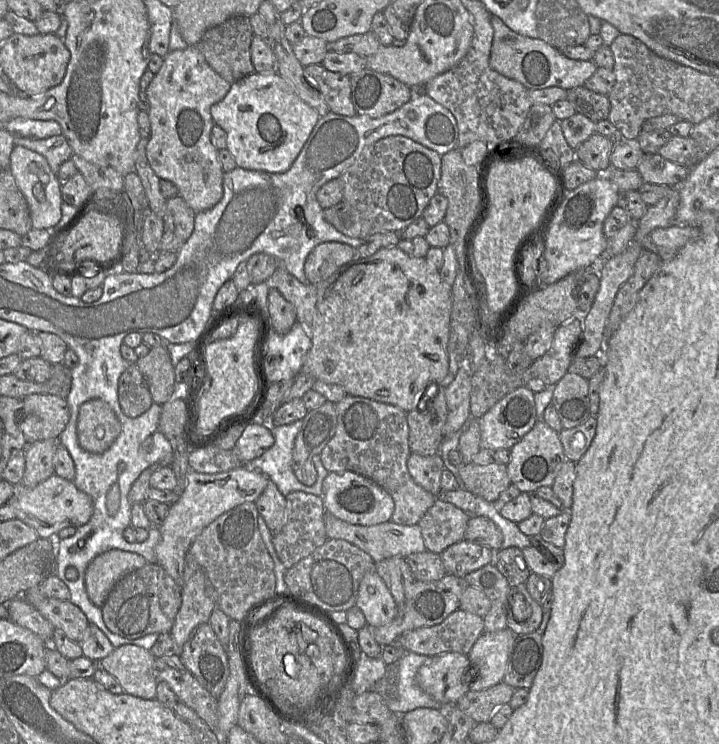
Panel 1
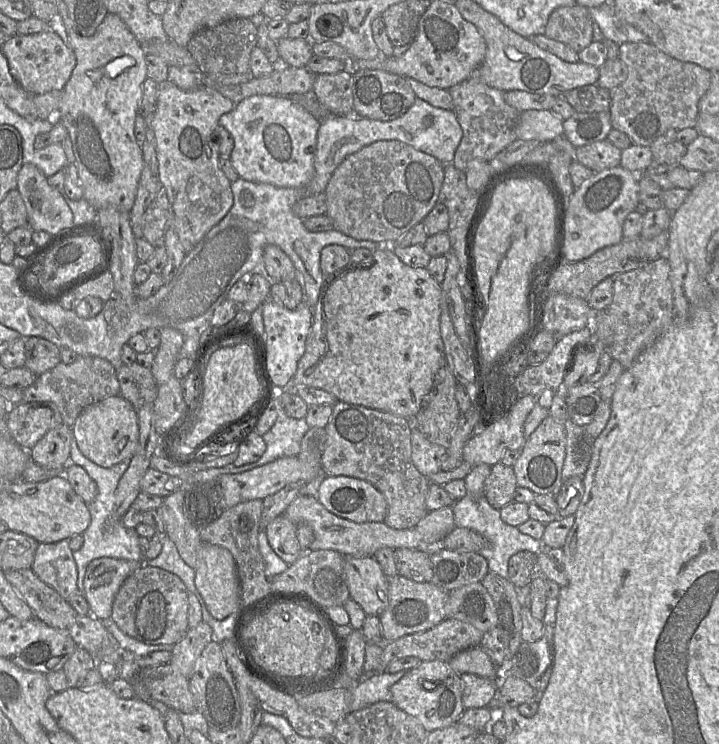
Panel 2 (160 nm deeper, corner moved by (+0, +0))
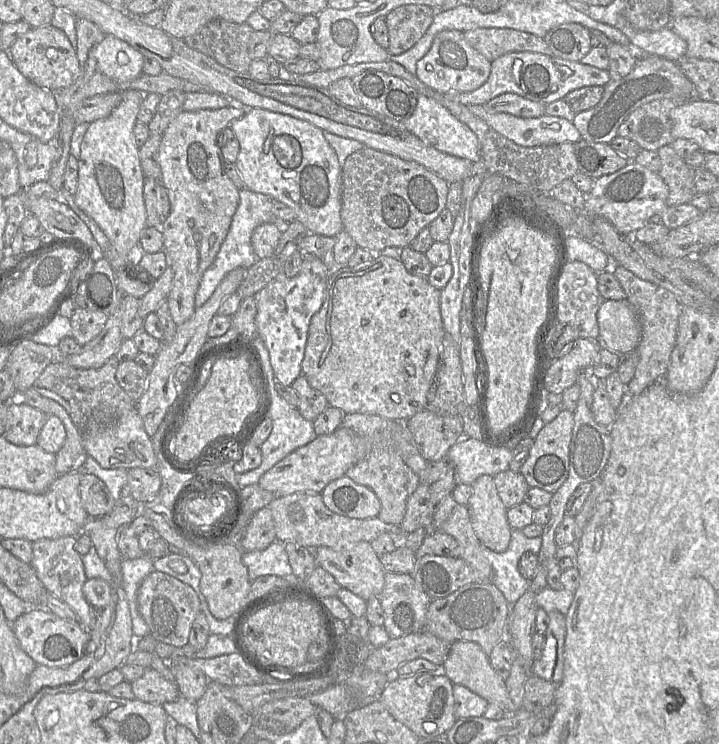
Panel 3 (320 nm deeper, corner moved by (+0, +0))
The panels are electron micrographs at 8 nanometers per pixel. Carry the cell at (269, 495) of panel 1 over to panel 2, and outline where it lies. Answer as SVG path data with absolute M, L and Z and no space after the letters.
M284 515L276 517L264 530L271 548L287 564L293 564L302 556L297 539L297 524Z

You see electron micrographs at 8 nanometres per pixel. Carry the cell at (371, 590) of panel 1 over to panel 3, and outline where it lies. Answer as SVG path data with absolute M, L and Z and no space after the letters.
M357 542L343 548L319 547L312 550L318 565L329 572L341 588L351 591L366 601L372 596L379 597L382 593L386 571L370 542Z

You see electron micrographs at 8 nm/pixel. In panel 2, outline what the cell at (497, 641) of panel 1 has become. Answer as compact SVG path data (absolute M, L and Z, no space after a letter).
M469 673L461 674L460 678L463 683L462 699L465 710L487 707L497 693L500 682Z

